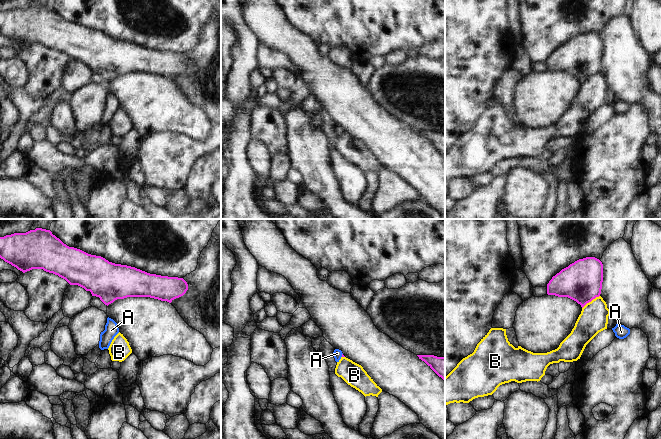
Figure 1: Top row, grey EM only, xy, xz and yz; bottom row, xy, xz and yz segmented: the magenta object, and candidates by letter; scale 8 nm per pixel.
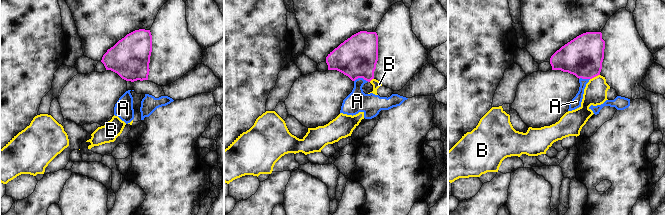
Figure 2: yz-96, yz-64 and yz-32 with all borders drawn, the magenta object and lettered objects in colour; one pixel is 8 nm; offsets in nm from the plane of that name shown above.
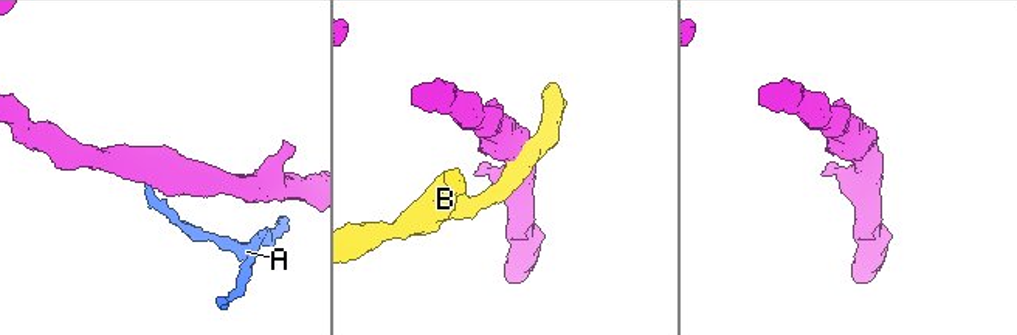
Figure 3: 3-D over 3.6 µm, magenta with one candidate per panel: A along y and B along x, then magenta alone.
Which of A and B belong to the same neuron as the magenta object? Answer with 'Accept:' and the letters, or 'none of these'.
Accept: A

